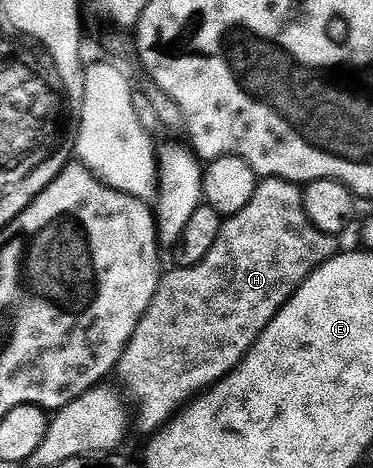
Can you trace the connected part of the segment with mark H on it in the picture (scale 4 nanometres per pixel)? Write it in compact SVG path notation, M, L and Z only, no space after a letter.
M264 178L258 184L253 193L253 197L249 201L249 205L245 205L245 209L241 209L235 215L228 215L224 218L223 227L219 231L217 241L213 245L213 249L209 249L209 253L196 267L176 266L176 271L171 271L162 276L159 280L159 288L153 297L153 301L149 305L149 309L141 317L141 321L137 325L137 329L133 333L133 337L127 342L127 347L123 351L123 355L119 358L117 368L117 376L123 382L123 387L129 394L135 398L135 415L133 411L133 423L140 427L147 434L147 437L154 436L156 432L167 426L184 407L188 406L204 389L210 388L219 382L220 379L230 375L232 371L238 367L240 361L247 356L251 346L258 341L261 333L271 324L284 305L295 296L295 290L308 279L309 276L317 270L322 263L328 263L334 255L340 254L340 240L333 235L321 233L321 229L317 229L313 225L313 221L309 221L309 217L305 213L305 205L303 204L302 190L296 184L290 183L287 179L268 179Z

